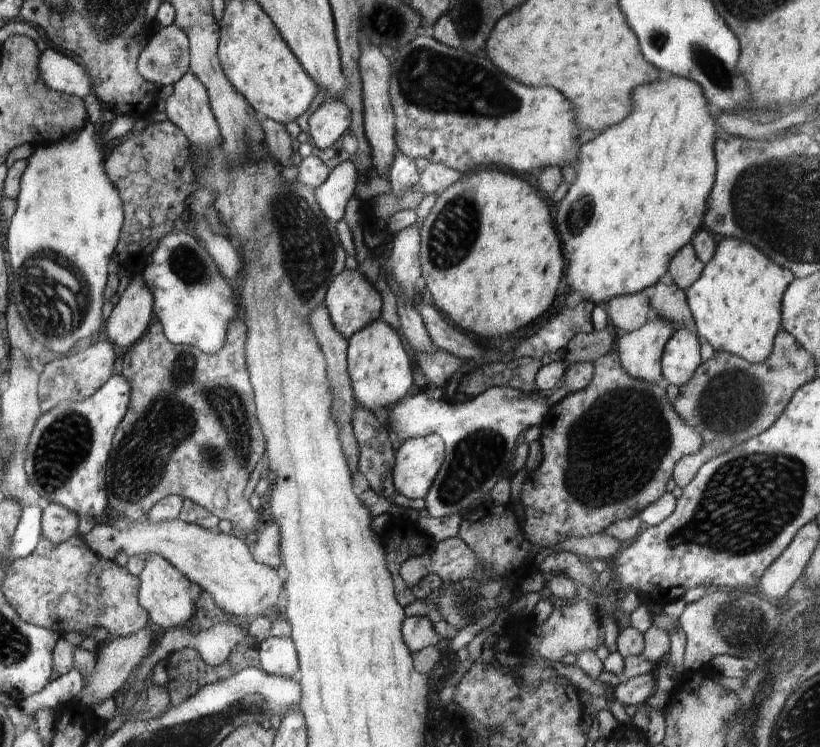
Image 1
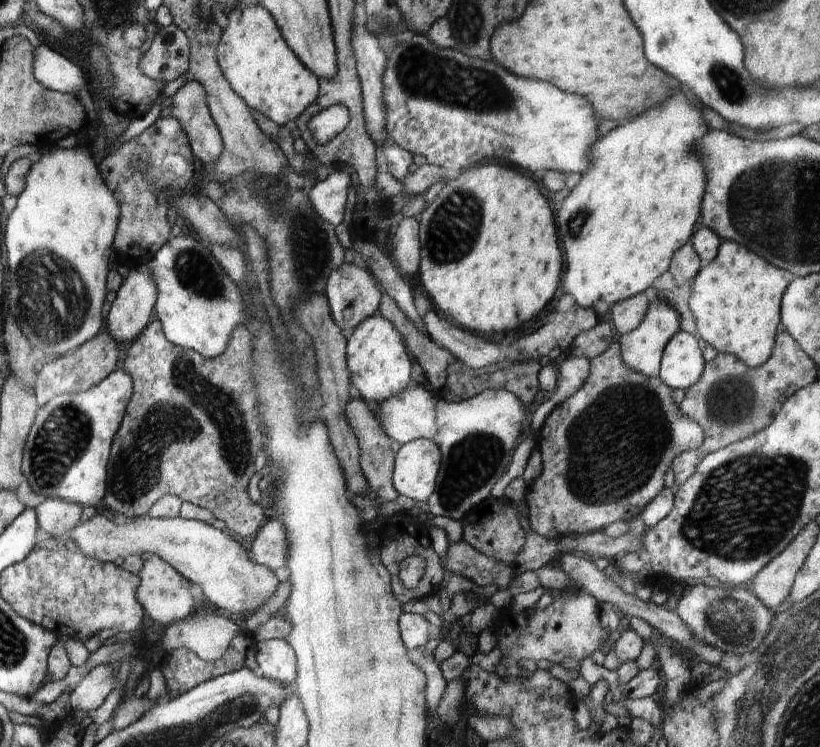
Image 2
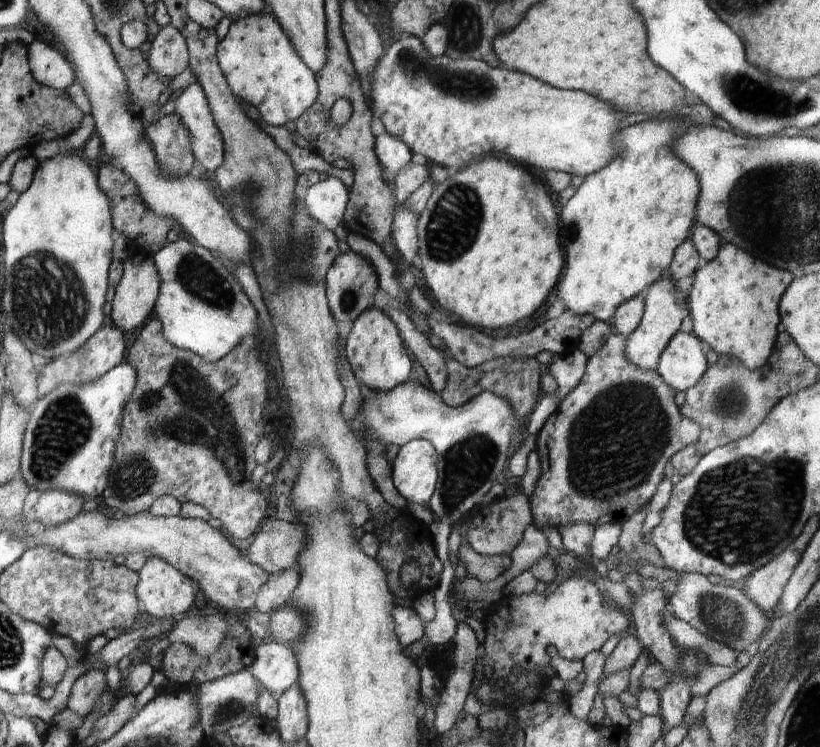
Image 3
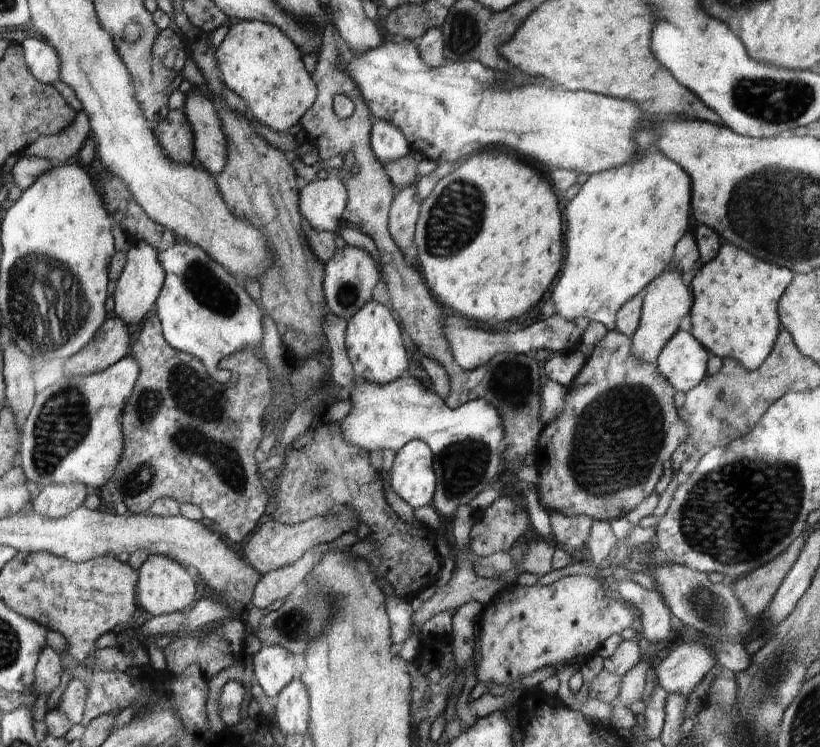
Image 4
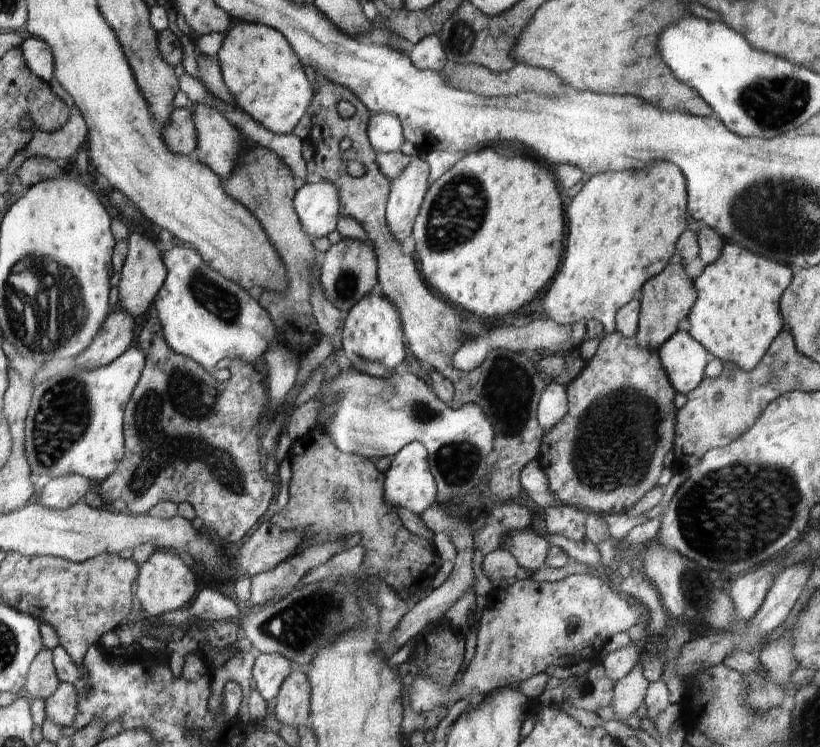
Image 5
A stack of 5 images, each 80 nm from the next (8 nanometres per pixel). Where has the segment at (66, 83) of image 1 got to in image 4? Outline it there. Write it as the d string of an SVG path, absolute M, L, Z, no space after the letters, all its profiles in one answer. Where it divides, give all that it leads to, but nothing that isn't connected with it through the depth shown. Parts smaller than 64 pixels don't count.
M35 37L25 38L22 46L31 73L40 82L56 84L60 80L60 58L54 48Z

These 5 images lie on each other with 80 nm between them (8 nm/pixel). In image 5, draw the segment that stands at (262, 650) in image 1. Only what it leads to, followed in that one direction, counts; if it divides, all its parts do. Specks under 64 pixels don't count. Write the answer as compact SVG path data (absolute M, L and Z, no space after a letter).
M256 653L253 680L260 696L267 703L274 701L291 672L292 664L282 653Z

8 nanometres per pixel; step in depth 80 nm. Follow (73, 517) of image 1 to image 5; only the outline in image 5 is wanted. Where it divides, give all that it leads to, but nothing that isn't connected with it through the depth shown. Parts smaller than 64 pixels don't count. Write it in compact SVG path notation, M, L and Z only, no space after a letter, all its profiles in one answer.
M77 474L51 478L41 489L39 503L47 509L68 509L90 491L90 481Z

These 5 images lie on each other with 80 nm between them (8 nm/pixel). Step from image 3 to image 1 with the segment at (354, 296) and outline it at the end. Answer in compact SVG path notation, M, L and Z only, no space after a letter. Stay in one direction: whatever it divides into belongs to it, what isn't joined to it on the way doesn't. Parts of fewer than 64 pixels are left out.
M357 269L343 270L337 275L333 284L327 290L323 306L328 311L335 329L345 339L349 339L355 332L363 329L368 323L381 318L383 302L380 293L371 282Z

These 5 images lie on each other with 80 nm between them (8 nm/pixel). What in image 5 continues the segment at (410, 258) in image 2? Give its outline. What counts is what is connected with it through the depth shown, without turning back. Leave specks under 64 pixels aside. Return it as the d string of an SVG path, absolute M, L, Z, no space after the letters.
M412 156L411 164L395 181L390 181L390 194L385 215L390 232L401 244L412 234L413 224L427 191L429 164L422 156Z

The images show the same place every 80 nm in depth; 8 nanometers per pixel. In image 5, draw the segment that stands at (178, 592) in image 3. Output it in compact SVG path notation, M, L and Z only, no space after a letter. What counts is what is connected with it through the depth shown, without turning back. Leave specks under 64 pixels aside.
M156 550L146 562L140 565L140 574L136 581L136 596L142 608L152 616L152 619L158 620L158 616L186 606L196 592L198 592L198 584L194 572L173 553Z

